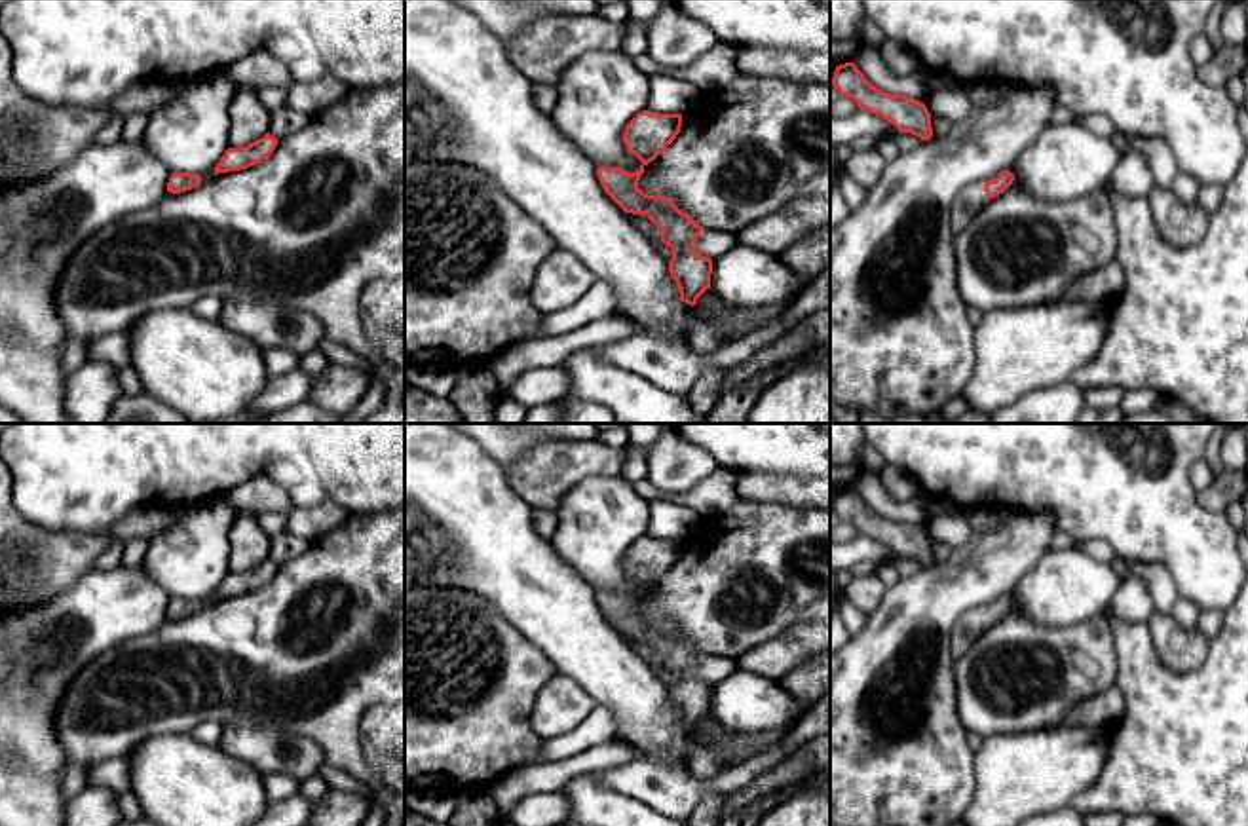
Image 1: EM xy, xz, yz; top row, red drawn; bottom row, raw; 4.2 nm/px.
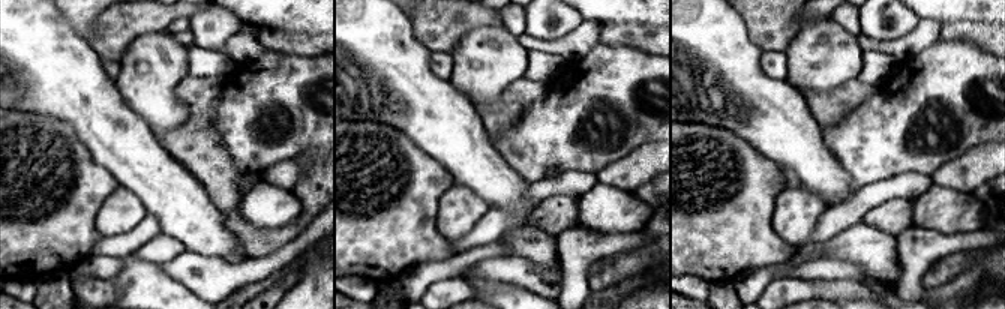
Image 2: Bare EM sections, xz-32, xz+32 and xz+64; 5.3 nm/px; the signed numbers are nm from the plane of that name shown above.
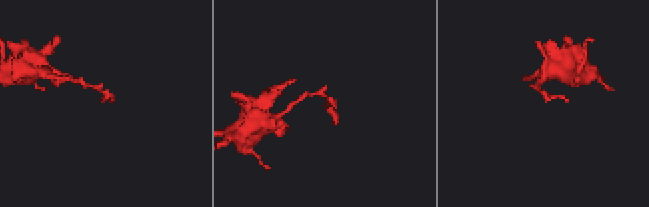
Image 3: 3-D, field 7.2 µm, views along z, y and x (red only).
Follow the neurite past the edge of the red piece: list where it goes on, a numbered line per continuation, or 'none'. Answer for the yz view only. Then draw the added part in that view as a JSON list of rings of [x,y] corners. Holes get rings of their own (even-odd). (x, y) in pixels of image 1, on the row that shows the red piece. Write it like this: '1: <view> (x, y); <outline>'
1: yz (971, 200); [[[993,175],[990,178],[973,182],[955,196],[950,211],[954,235],[963,232],[973,222],[973,218],[993,199],[986,196],[984,186],[988,180],[995,180],[997,177],[999,175]]]

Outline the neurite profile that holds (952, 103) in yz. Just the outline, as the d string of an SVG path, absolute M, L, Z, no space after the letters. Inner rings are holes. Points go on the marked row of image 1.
M948 80L929 99L927 110L931 118L944 118L950 123L957 123L971 112L973 104L963 84Z

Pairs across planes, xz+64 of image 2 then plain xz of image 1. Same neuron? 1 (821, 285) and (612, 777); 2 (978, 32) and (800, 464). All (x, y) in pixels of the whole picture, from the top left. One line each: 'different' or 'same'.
1: same
2: different

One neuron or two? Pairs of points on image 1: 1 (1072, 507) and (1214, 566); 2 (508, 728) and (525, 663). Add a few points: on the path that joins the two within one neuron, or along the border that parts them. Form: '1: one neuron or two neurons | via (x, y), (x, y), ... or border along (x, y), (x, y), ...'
1: one neuron | via (1108, 507), (1146, 507), (1178, 532)
2: one neuron | via (508, 713), (510, 678)

